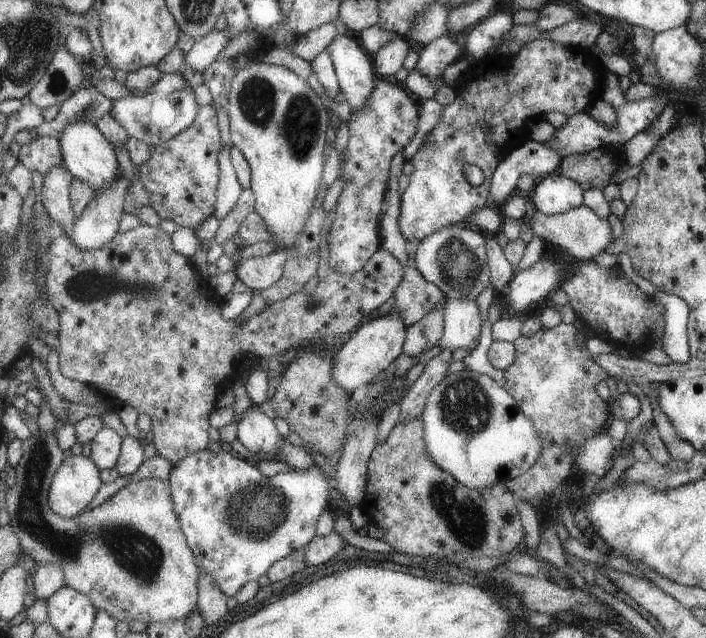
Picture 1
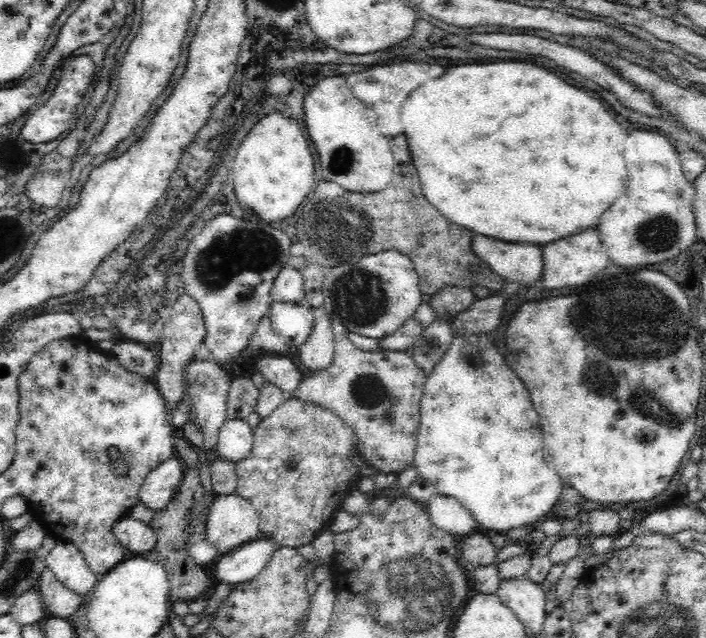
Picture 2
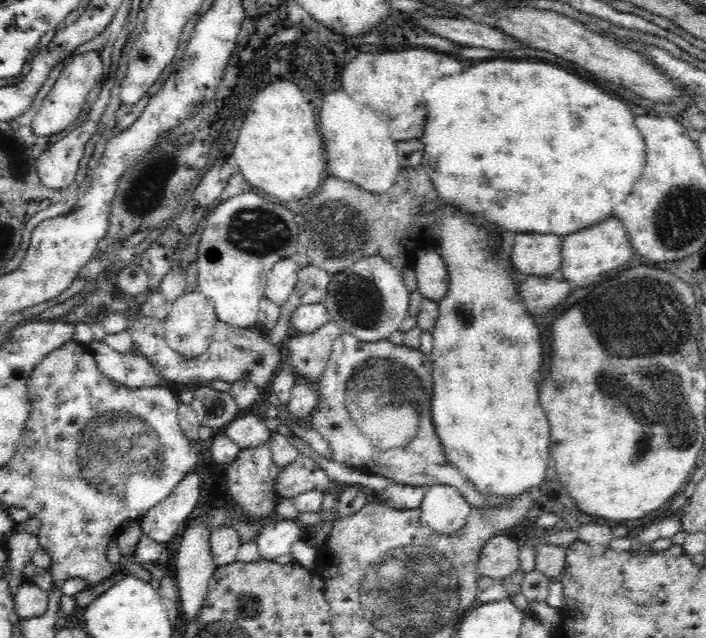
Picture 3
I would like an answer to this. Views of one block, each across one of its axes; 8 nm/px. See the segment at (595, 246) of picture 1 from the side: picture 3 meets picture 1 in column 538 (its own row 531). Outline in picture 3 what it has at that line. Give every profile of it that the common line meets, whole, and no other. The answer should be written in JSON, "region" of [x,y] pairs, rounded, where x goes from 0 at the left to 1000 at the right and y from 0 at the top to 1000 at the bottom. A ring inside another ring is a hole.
{"region":[[[312,824],[300,829],[296,845],[297,868],[302,873],[303,887],[314,892],[336,879],[337,861],[341,850],[334,831],[327,824]]]}

